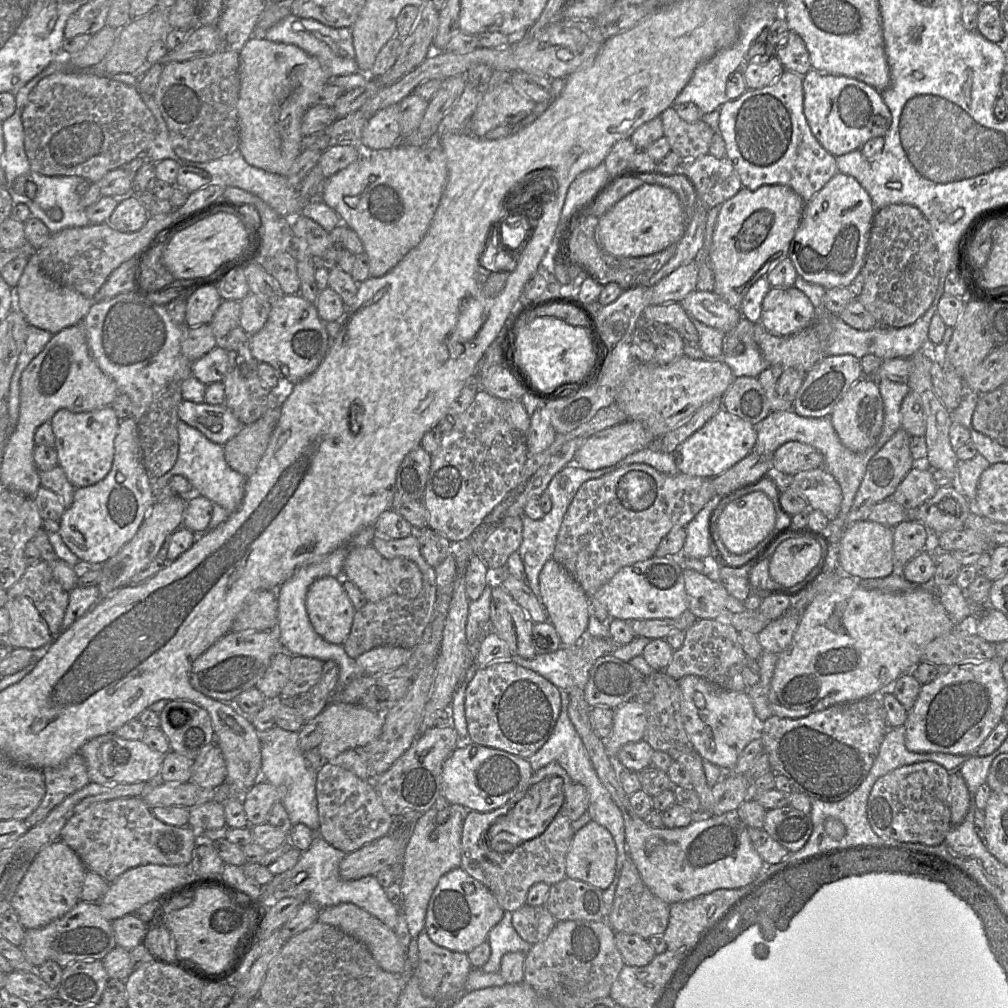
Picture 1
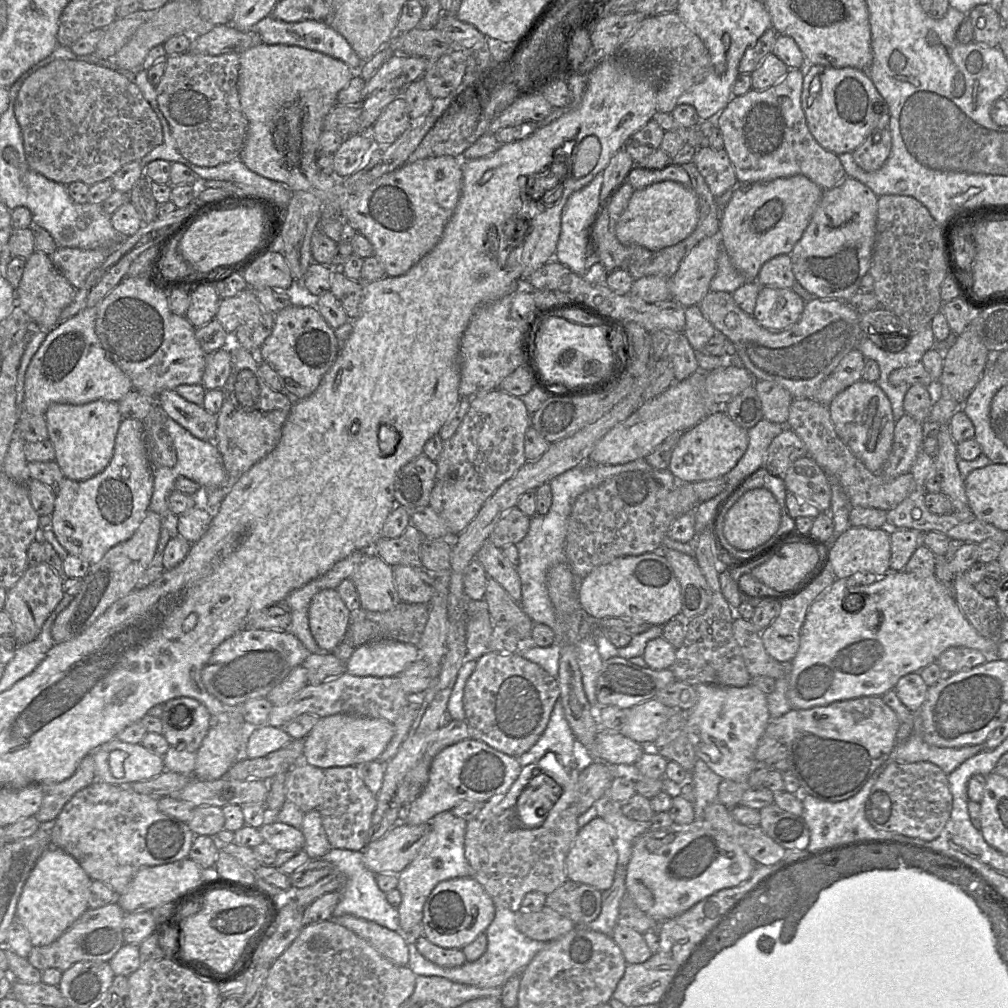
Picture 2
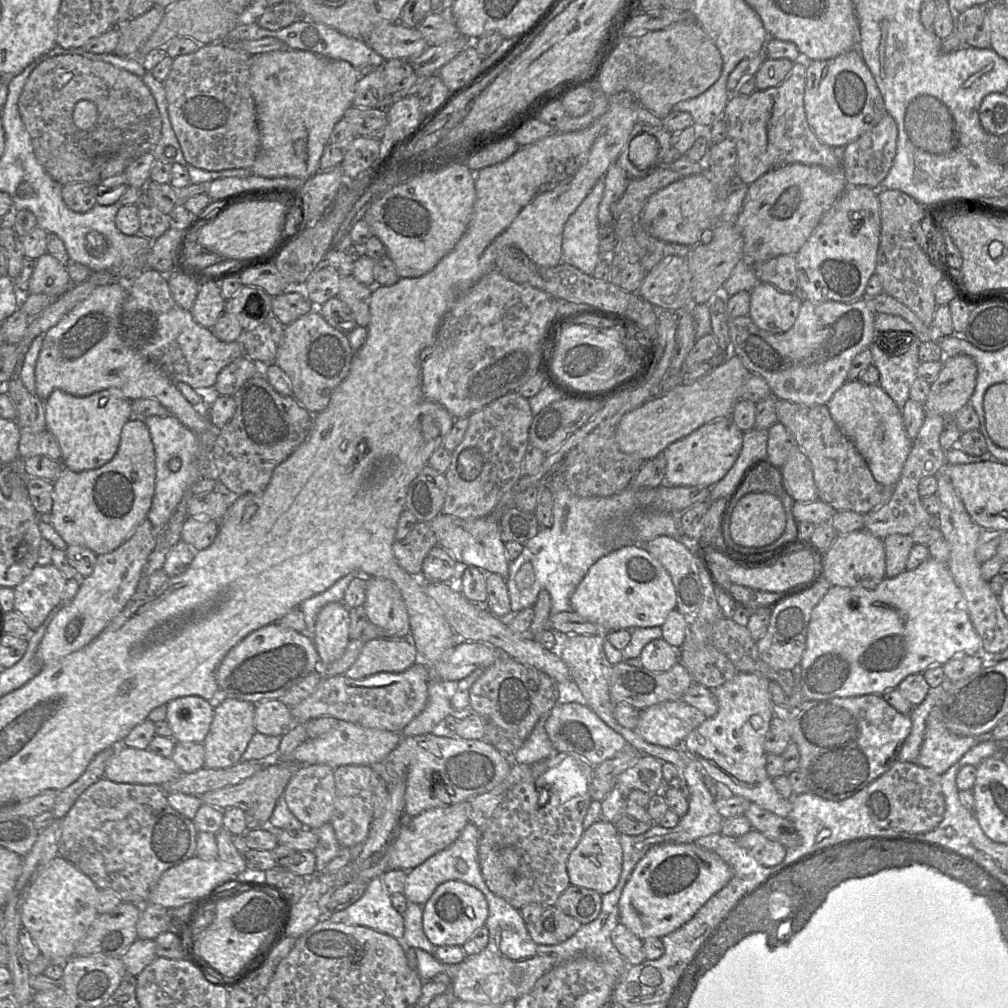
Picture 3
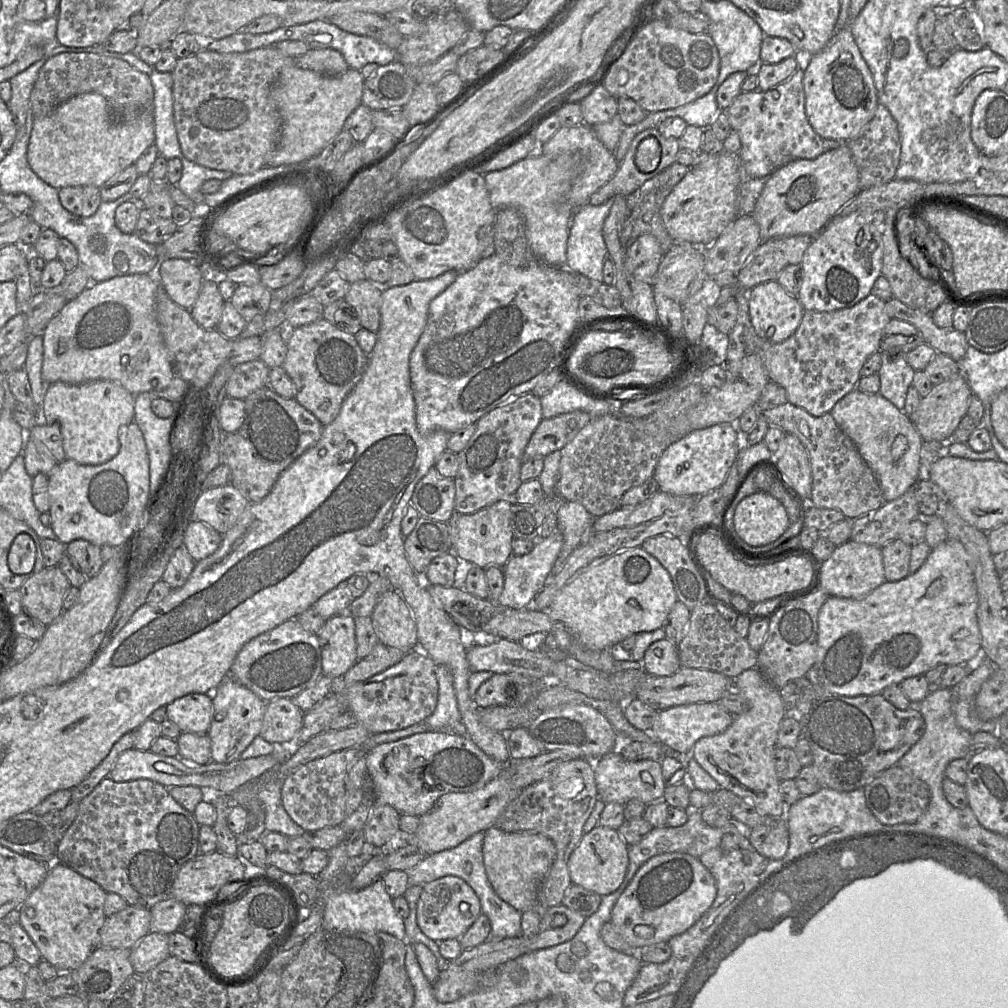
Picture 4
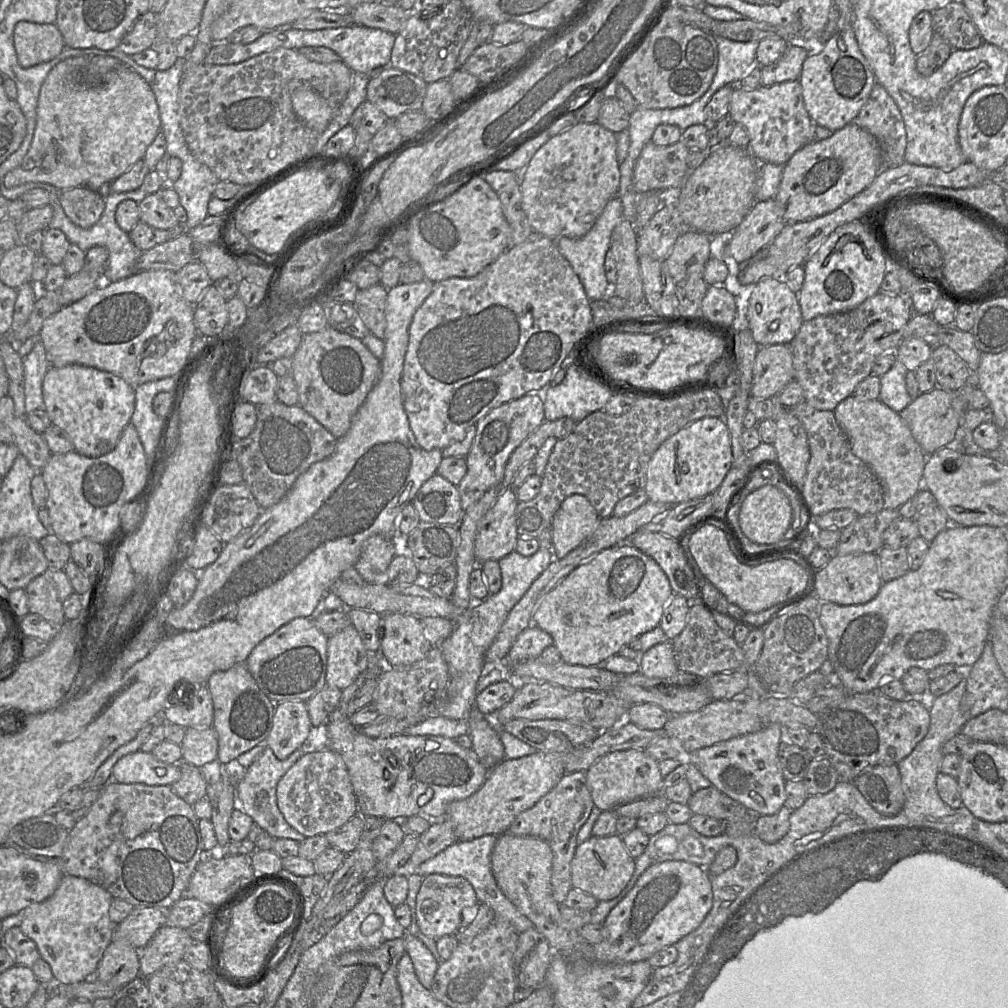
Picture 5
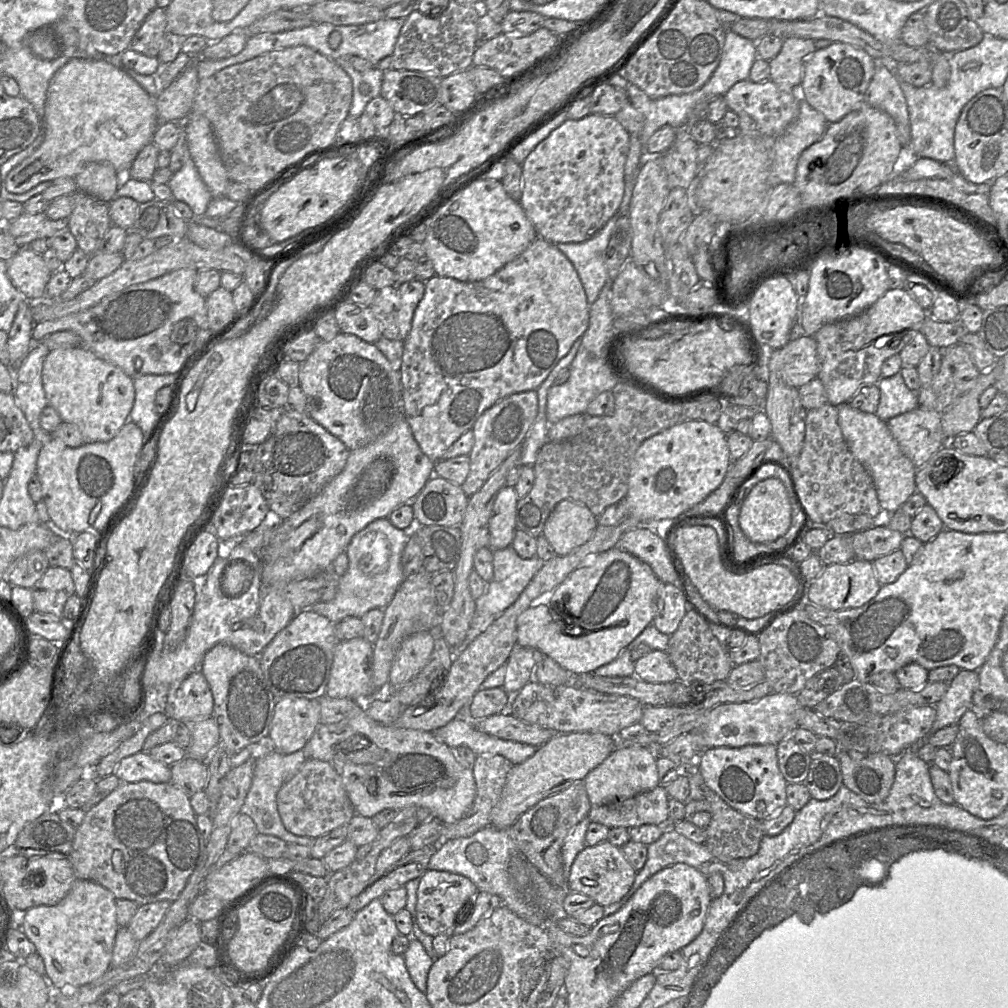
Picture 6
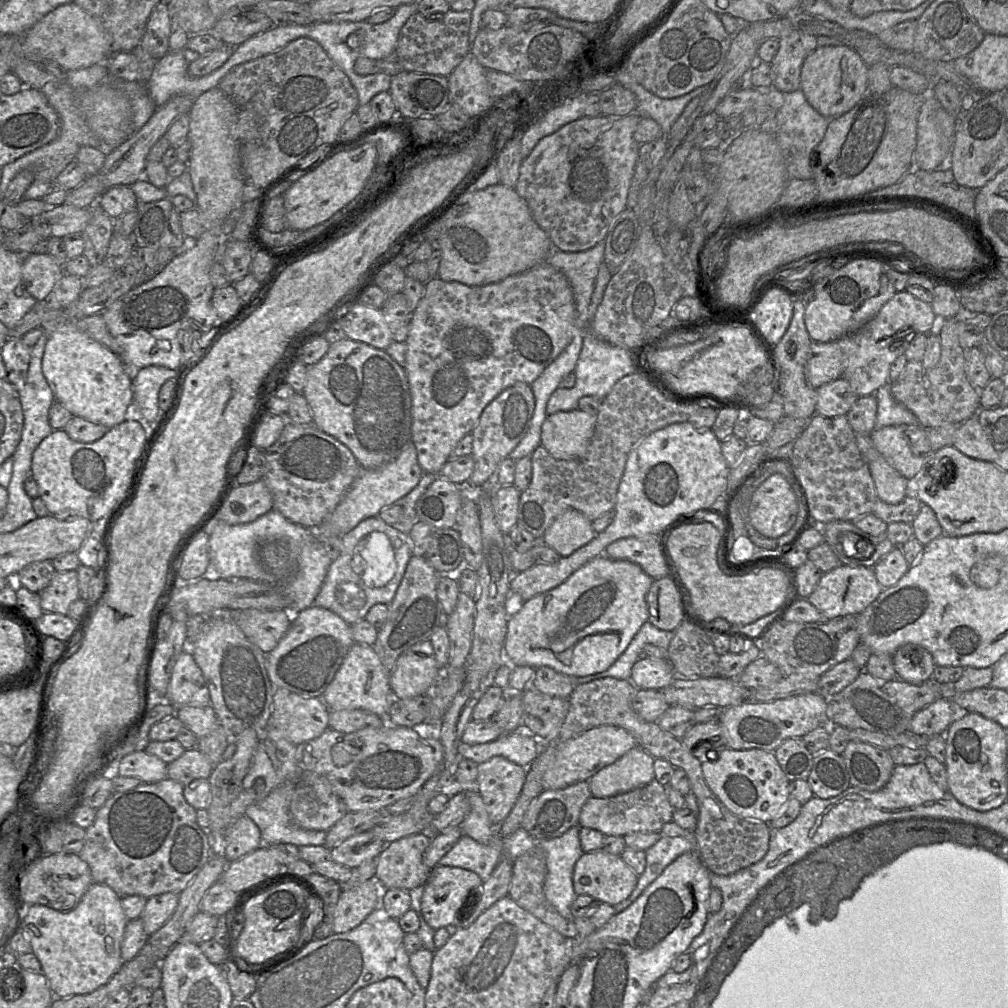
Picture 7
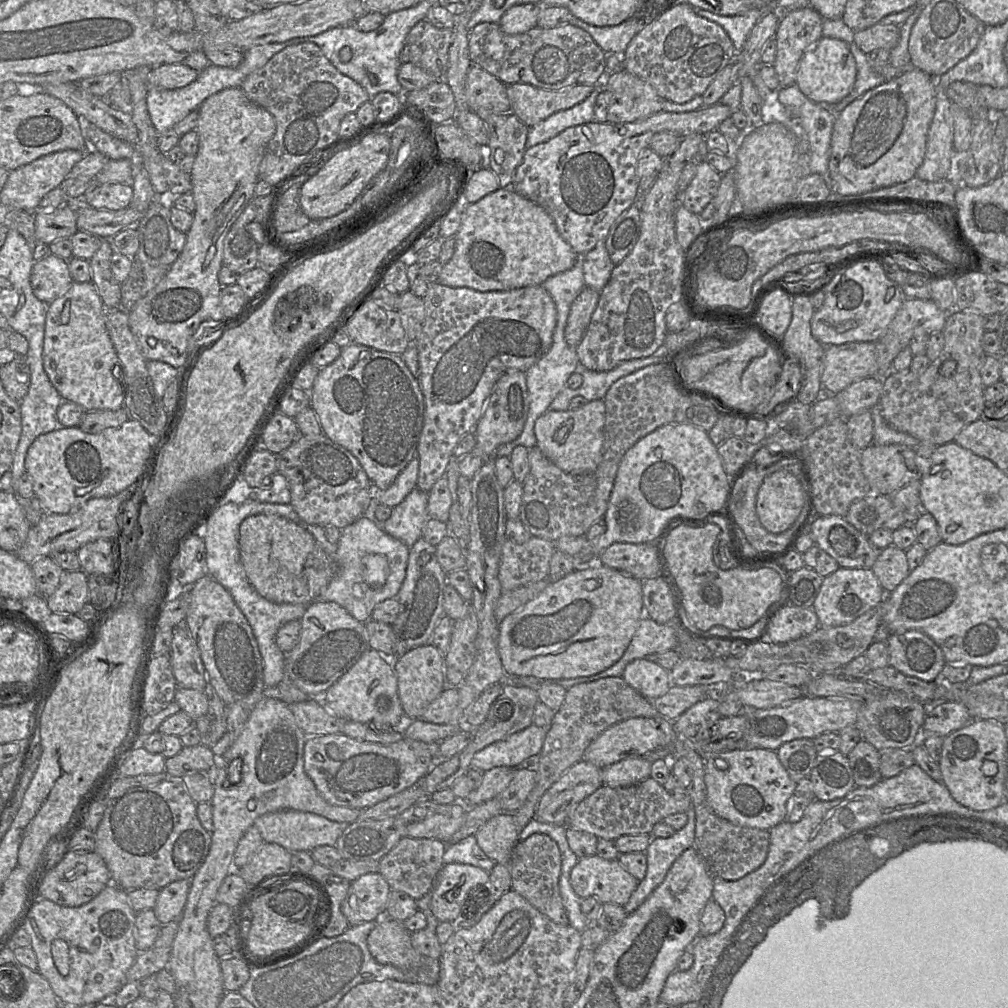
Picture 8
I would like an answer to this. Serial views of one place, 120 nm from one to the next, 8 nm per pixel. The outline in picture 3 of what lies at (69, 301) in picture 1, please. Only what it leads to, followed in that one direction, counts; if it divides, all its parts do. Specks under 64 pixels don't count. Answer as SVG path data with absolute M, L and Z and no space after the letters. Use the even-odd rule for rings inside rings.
M48 252L35 260L26 294L60 297L72 286L67 268Z

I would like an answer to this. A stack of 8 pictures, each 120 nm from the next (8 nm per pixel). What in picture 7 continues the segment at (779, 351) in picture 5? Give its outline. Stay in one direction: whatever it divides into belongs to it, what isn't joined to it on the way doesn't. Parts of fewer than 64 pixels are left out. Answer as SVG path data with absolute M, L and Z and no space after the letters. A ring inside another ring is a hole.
M837 341L811 343L810 358L807 362L807 379L813 388L834 381L843 375L846 355Z

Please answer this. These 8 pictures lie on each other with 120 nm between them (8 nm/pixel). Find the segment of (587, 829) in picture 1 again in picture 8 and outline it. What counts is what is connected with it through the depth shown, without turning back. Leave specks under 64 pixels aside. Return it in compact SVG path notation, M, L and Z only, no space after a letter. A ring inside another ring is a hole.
M597 855L579 859L570 874L570 885L578 897L581 899L595 897L602 904L624 906L638 883L639 881L619 863L618 859L605 860Z

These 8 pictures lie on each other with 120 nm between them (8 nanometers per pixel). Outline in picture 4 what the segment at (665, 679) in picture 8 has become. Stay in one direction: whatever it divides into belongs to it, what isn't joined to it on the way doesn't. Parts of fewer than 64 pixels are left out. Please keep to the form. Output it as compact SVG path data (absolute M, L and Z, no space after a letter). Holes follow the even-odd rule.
M667 638L653 642L642 660L644 671L656 676L671 676L680 667L677 646Z

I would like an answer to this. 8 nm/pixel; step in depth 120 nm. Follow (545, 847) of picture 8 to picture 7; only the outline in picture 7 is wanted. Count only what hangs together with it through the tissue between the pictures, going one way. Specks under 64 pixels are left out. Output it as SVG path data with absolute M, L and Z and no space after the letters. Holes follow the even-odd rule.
M532 849L519 856L512 864L512 877L508 896L522 909L526 910L544 924L552 927L566 938L576 938L578 931L574 921L562 917L547 901L544 881L547 874L546 857L540 849Z

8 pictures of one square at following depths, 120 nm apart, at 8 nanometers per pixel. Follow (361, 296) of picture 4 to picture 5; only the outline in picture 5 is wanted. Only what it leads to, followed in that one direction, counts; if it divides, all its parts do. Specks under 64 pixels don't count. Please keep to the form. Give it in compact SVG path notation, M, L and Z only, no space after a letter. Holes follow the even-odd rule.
M381 284L358 289L354 304L370 333L385 340L388 289Z

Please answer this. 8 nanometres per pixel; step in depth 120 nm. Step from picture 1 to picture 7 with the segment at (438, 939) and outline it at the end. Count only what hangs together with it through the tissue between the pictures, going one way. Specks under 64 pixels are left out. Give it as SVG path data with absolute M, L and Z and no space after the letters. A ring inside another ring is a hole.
M436 865L431 869L429 877L424 884L424 891L421 898L421 912L426 923L437 930L442 927L449 927L455 920L455 916L459 917L459 913L466 917L469 913L473 913L473 909L469 912L465 907L465 903L469 902L469 907L473 905L476 892L479 892L483 882L481 878L474 872L459 867L439 866Z

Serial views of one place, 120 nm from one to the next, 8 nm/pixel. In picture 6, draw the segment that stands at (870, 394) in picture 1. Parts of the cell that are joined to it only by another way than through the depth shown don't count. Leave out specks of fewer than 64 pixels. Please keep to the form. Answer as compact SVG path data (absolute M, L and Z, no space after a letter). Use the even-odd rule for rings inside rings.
M849 403L836 407L838 408L838 423L847 447L872 477L882 512L884 514L896 512L916 492L917 468L902 452L898 442L889 431L887 423L876 414L854 409Z

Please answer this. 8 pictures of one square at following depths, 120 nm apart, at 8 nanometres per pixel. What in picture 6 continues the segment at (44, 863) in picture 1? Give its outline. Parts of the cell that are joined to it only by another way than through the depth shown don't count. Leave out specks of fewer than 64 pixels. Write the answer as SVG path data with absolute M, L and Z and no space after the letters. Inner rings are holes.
M76 879L58 904L28 909L21 929L42 957L47 980L60 990L73 990L95 981L111 967L119 929L116 898L96 882Z

